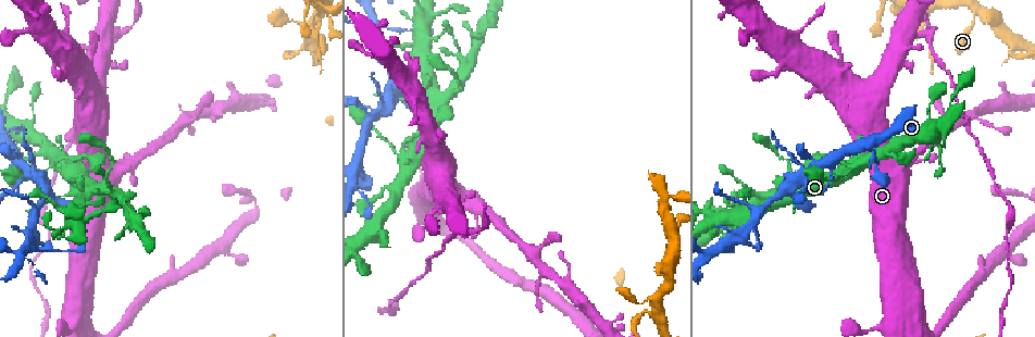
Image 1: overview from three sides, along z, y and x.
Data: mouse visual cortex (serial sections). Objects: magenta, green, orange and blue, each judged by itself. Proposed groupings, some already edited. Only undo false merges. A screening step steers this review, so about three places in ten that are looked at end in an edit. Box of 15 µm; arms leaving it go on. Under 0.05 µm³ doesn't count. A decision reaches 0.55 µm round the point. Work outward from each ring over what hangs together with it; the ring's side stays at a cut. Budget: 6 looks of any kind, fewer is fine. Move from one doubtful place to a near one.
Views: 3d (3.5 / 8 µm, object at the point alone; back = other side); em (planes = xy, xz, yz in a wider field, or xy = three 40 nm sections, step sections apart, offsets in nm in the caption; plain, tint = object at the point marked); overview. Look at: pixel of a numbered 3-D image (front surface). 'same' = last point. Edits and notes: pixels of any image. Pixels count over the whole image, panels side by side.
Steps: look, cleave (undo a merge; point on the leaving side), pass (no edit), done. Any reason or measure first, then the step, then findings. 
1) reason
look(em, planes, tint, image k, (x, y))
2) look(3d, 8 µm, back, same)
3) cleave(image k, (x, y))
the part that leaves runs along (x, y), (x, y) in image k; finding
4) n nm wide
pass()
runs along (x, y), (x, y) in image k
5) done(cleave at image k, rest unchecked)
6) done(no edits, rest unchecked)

thin arm on a thick one
look(3d, 3.5 µm, back, image 1, (760, 210))

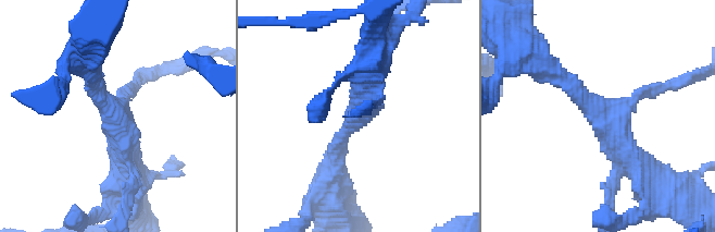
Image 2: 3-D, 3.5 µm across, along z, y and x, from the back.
look(em, xy, step 3, tint, image 2, (601, 120))

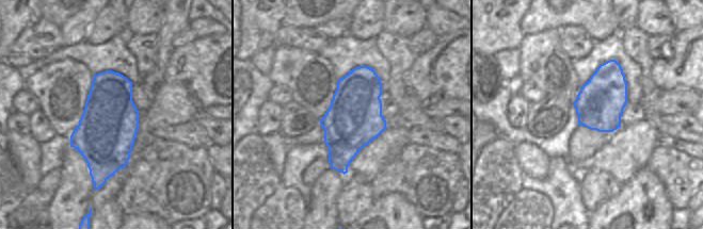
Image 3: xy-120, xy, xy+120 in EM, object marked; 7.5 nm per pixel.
pass()
runs along (554, 72), (643, 179) in image 2; one cell here

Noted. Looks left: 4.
thin neck
look(3d, 3.5 µm, image 1, (402, 158))

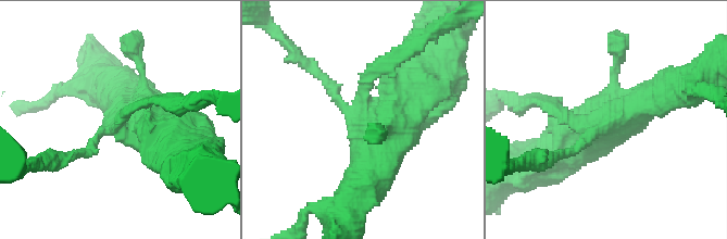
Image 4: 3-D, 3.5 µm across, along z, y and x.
now the EM
look(em, xy, step 5, tint, image 4, (366, 119))

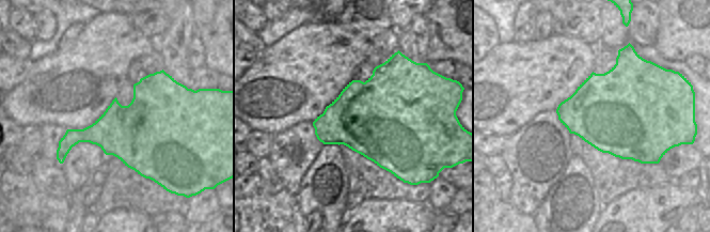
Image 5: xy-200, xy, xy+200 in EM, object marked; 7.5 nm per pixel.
pass()
runs along (421, 79), (360, 190) in image 4; all the same cell

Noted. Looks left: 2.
sharp bend
look(3d, 3.5 µm, image 1, (914, 35))

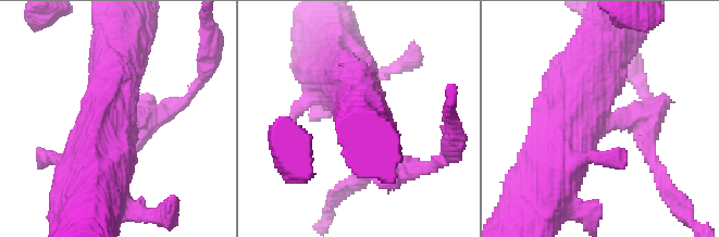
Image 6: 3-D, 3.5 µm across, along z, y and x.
look(em, xy, step 5, tint, image 6, (602, 122))

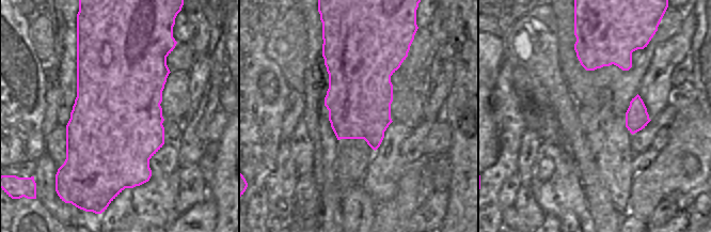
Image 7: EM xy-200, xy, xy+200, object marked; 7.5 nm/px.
480 nm wide
cleave(image 6, (181, 105))
the part that leaves runs along (634, 117), (671, 198) in image 6; two cells meet here

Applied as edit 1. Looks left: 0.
done(cleave at image 6, rest unchecked)

